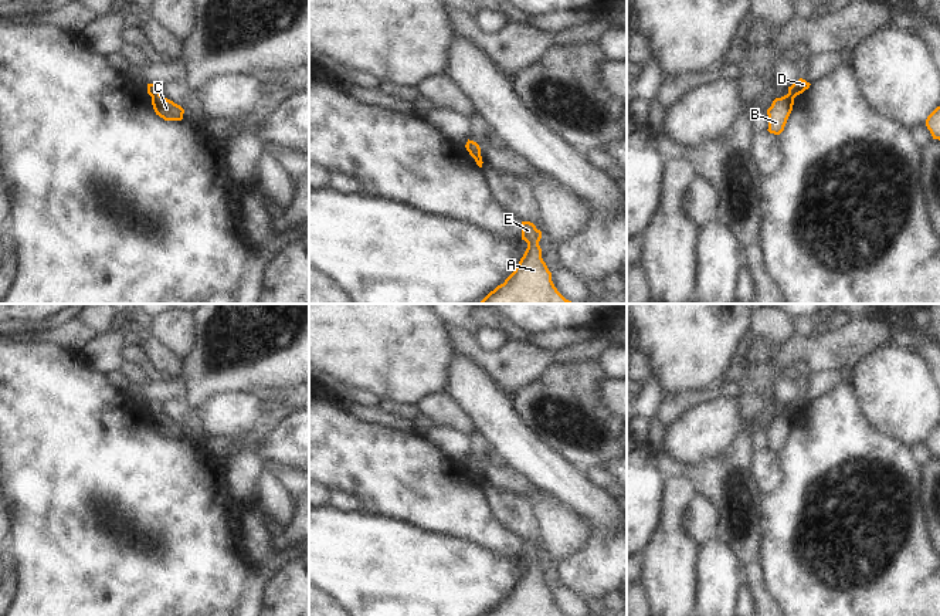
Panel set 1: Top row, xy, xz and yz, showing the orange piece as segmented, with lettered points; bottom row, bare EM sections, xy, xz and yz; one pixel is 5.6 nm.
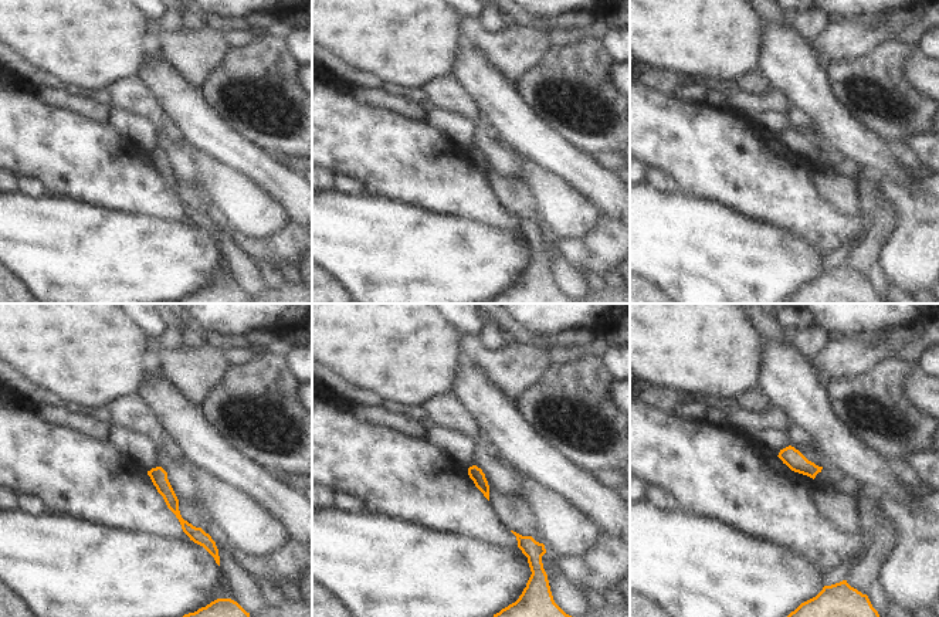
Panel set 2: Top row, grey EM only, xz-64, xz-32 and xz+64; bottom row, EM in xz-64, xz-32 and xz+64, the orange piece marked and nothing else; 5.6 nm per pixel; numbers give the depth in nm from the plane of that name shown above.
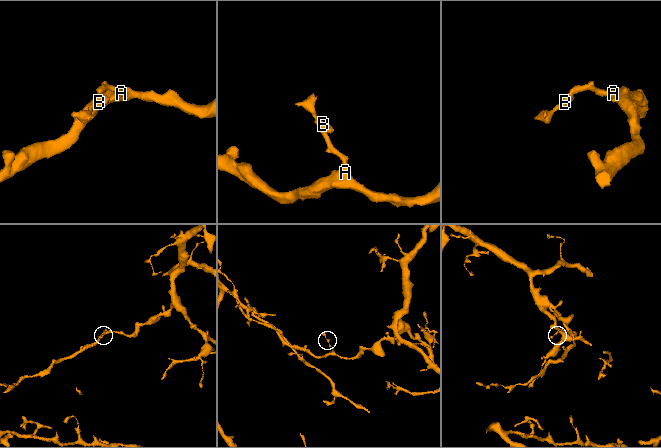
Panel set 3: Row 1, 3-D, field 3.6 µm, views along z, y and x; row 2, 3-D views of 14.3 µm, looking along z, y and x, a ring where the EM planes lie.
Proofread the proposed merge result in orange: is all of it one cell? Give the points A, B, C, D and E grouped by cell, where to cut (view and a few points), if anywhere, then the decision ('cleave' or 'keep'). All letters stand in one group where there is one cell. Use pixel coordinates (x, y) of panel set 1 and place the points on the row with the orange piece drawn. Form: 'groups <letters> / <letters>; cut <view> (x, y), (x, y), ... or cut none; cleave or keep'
groups A D E / B C; cut xy (159, 94), (152, 97); cleave

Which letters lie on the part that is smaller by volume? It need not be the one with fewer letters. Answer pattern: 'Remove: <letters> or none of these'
Remove: B, C

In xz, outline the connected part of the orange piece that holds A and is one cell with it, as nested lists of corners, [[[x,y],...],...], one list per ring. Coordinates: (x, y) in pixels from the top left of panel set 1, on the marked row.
[[[522,221],[522,240],[527,248],[515,271],[491,291],[482,304],[574,304],[554,287],[552,273],[542,258],[542,231],[530,221]]]

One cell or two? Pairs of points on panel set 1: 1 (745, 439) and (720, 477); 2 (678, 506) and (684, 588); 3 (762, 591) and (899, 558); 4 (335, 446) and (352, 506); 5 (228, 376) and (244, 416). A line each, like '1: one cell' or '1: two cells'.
1: one cell
2: one cell
3: two cells
4: two cells
5: two cells

